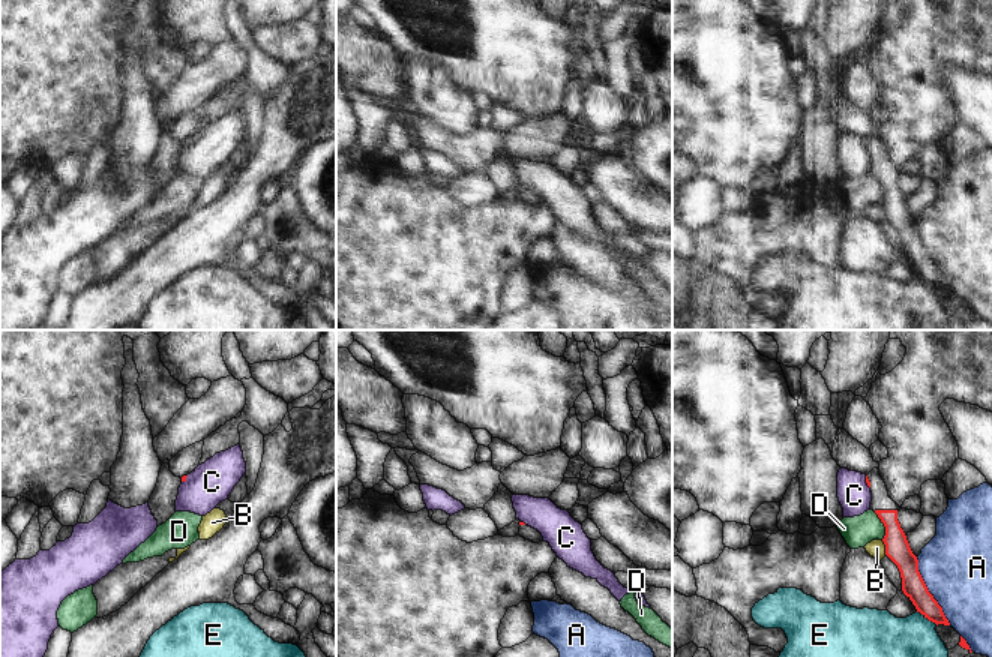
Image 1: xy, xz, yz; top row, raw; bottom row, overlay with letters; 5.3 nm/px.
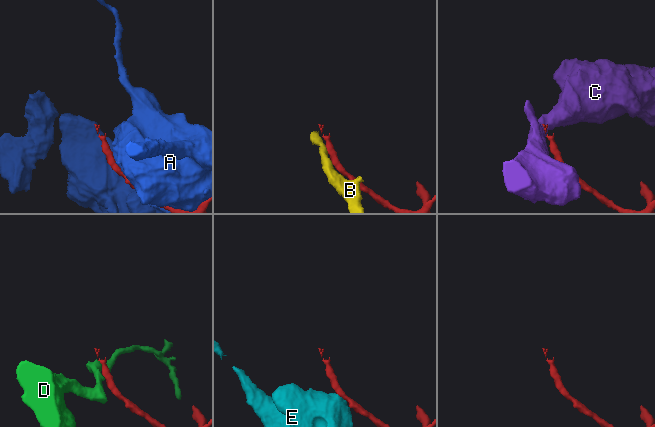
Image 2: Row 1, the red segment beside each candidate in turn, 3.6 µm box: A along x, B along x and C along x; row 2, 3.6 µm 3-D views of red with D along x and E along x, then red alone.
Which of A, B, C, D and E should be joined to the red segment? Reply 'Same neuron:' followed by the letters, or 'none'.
Same neuron: none

